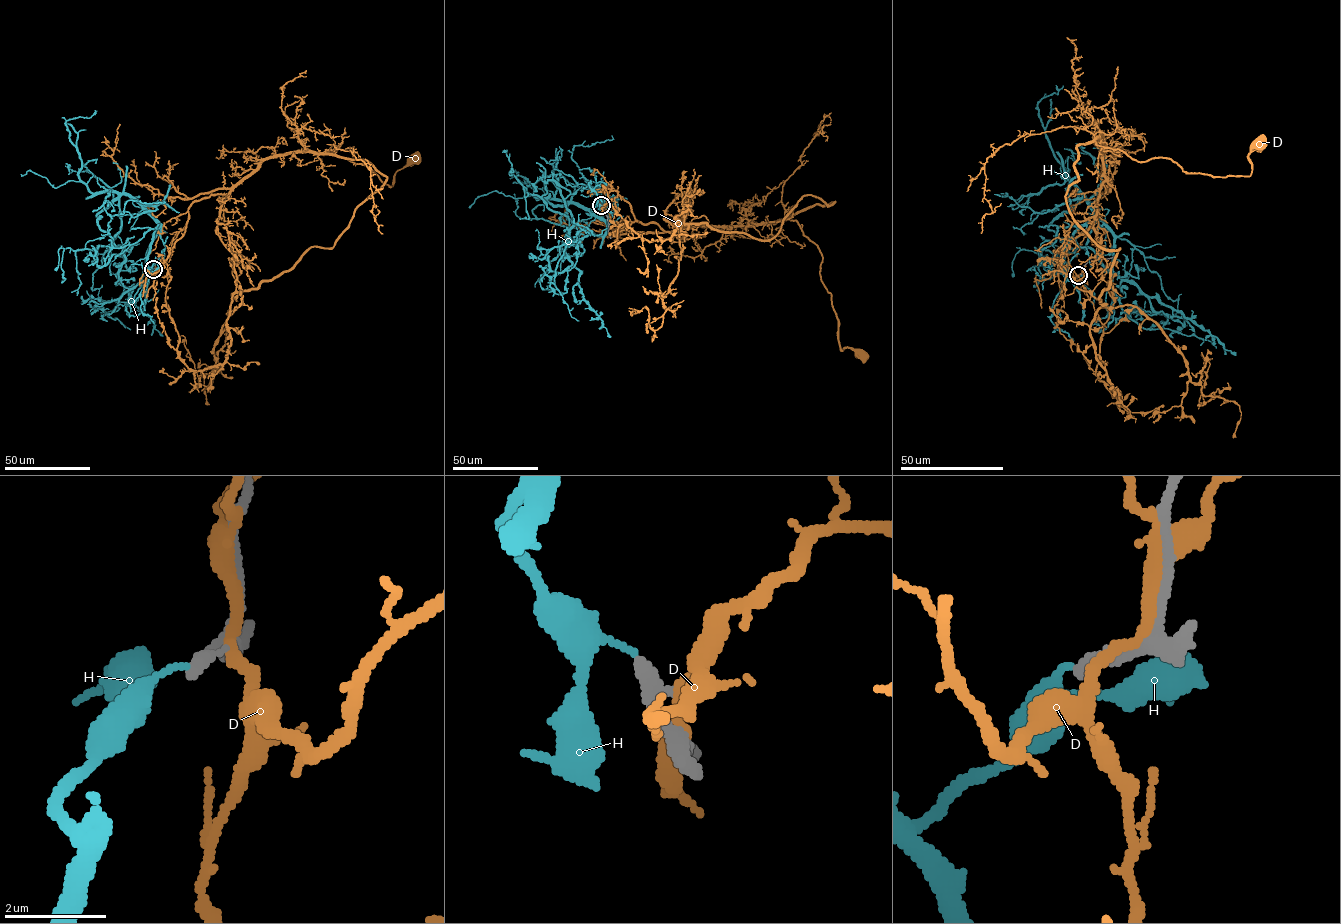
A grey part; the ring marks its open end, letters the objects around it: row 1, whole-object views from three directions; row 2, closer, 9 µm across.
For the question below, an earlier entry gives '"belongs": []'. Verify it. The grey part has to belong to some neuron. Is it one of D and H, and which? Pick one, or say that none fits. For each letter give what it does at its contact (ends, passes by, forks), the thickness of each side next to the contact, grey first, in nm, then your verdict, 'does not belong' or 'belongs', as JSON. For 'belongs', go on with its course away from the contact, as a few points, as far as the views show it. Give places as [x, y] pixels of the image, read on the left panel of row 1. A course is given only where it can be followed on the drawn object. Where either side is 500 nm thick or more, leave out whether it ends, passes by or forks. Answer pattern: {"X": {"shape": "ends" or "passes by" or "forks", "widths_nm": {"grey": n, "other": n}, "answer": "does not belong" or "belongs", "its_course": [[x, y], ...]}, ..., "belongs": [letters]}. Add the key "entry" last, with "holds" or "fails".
{"D": {"shape": "passes by", "widths_nm": {"grey": 300, "other": 240}, "answer": "does not belong"}, "H": {"shape": "ends", "widths_nm": {"grey": 320, "other": 120}, "answer": "does not belong"}, "belongs": [], "entry": "holds"}

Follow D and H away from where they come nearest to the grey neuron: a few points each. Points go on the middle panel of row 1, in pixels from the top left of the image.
D: (603, 206), (619, 195), (636, 221), (671, 233), (795, 220), (822, 256), (840, 348), (863, 356)
H: (602, 205), (595, 193), (608, 213), (606, 231), (567, 240), (565, 255), (610, 337)

